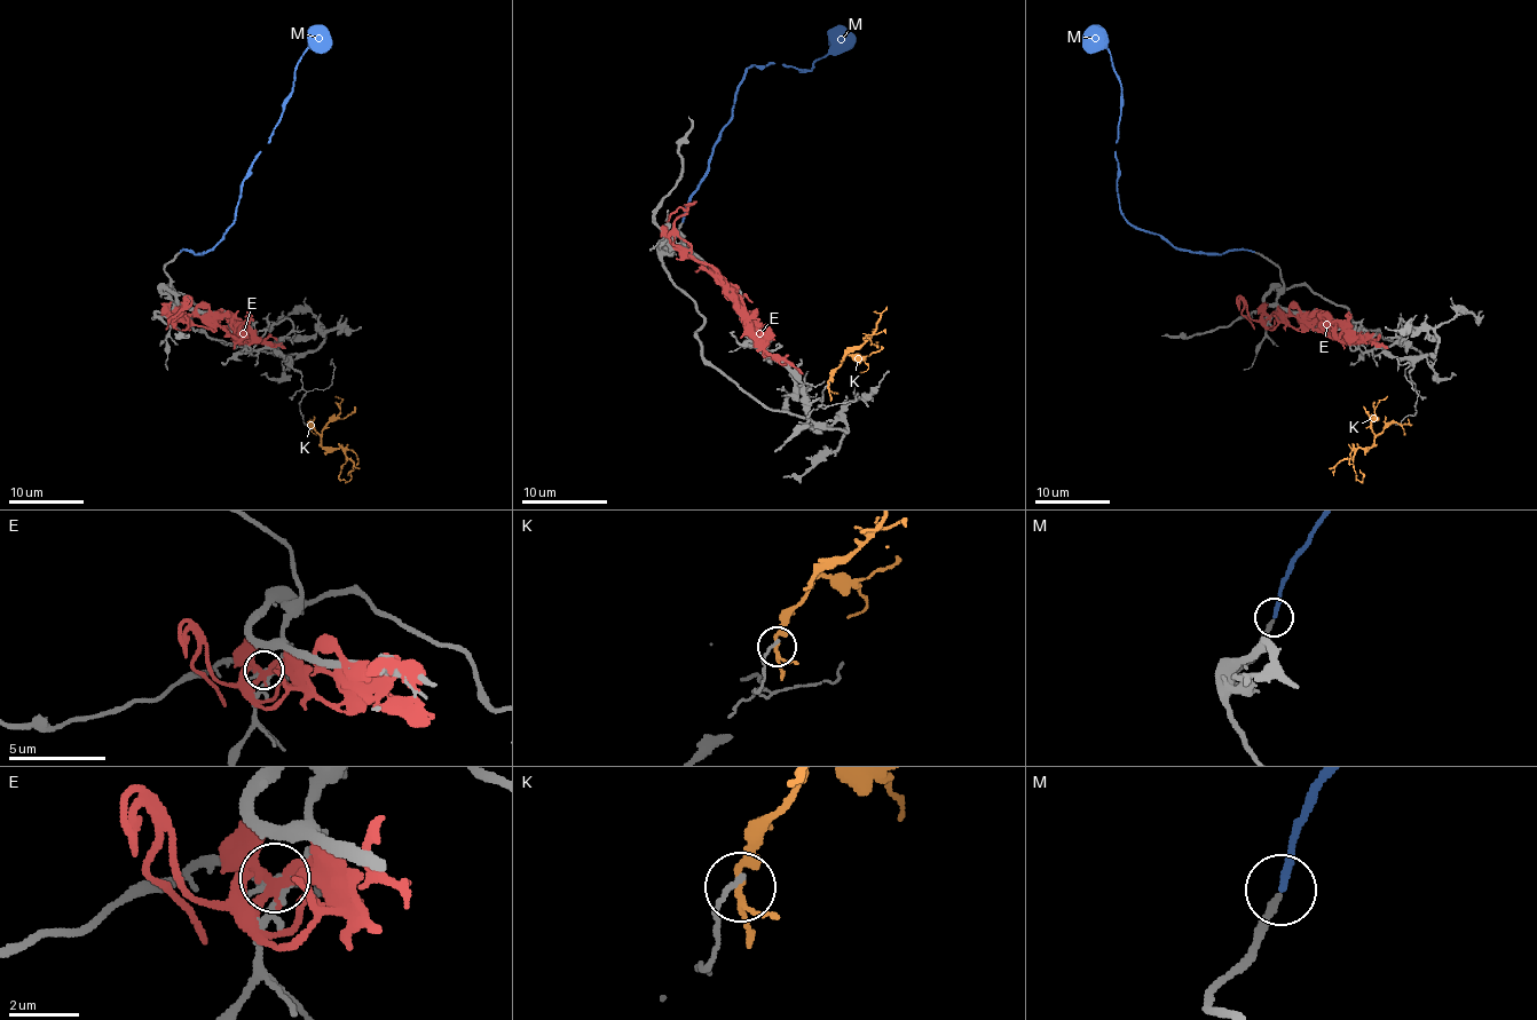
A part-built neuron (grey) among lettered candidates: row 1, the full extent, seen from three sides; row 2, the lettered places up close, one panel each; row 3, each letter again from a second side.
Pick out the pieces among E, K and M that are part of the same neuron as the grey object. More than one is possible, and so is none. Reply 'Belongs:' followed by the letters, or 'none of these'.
Belongs: M

